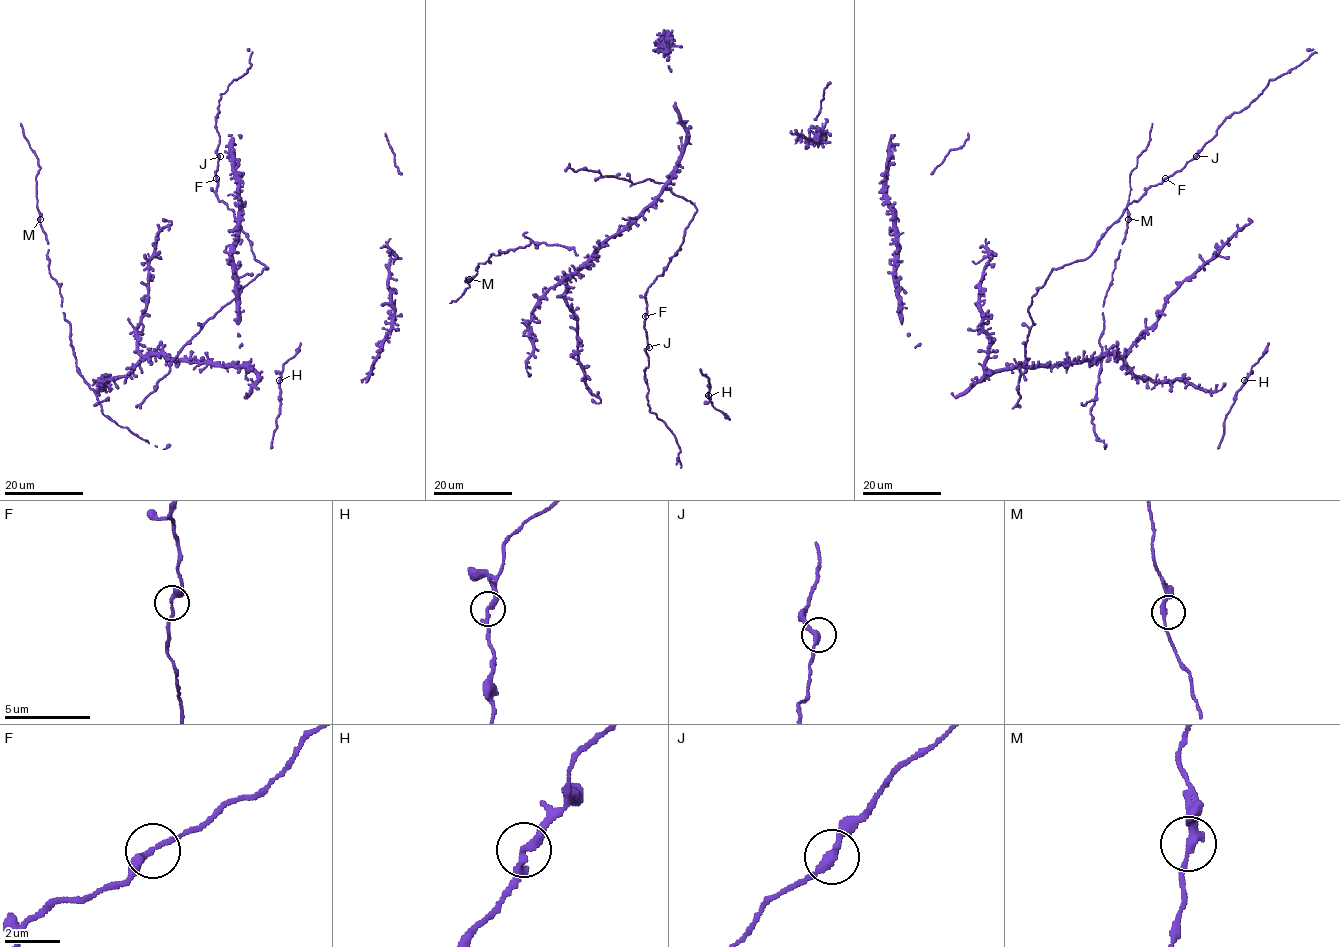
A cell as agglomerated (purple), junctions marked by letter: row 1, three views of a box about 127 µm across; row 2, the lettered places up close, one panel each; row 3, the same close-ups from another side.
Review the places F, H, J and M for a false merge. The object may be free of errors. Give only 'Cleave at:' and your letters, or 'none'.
Cleave at: none

